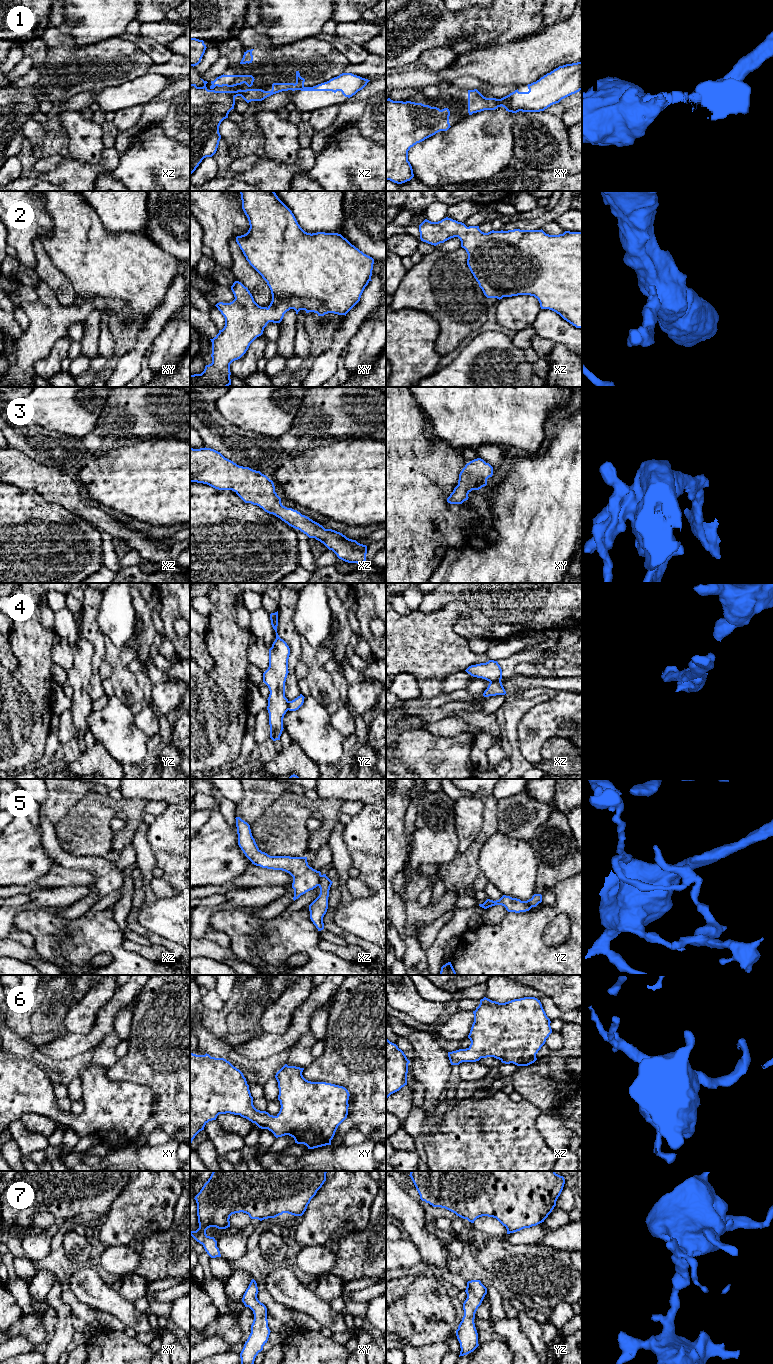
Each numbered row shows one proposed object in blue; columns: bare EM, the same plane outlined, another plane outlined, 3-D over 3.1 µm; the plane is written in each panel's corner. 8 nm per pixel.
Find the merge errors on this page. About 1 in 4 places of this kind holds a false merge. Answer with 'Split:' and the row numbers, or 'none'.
Split: 1, 4, 5

